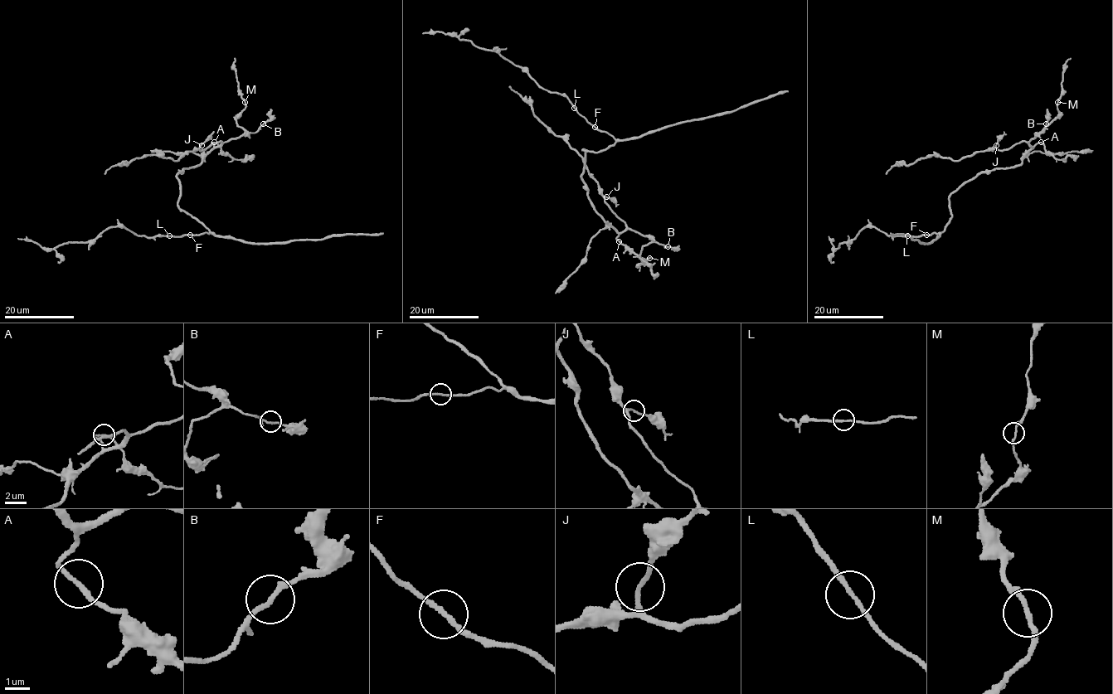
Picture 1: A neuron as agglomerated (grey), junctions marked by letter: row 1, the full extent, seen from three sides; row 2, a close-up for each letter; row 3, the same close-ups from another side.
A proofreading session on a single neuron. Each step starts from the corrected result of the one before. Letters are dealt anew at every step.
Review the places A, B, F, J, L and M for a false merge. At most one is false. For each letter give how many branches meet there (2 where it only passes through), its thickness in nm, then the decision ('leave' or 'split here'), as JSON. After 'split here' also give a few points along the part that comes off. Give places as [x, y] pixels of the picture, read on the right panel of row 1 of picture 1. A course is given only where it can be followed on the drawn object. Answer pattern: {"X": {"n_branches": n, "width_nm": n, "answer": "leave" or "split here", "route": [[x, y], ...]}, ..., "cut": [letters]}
{"A": {"n_branches": 2, "width_nm": 170, "answer": "leave"}, "B": {"n_branches": 2, "width_nm": 180, "answer": "leave"}, "F": {"n_branches": 2, "width_nm": 180, "answer": "leave"}, "J": {"n_branches": 2, "width_nm": 170, "answer": "leave"}, "L": {"n_branches": 2, "width_nm": 180, "answer": "leave"}, "M": {"n_branches": 2, "width_nm": 180, "answer": "leave"}, "cut": []}

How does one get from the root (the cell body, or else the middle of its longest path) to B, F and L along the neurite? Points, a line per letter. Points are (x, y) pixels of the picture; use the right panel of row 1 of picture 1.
B: (957, 188), (981, 172), (1018, 166), (1032, 148), (1028, 142), (1043, 133), (1046, 123)
F: (957, 188), (949, 197), (952, 217), (948, 224), (940, 233), (926, 235)
L: (957, 188), (949, 197), (952, 217), (942, 232), (907, 235)

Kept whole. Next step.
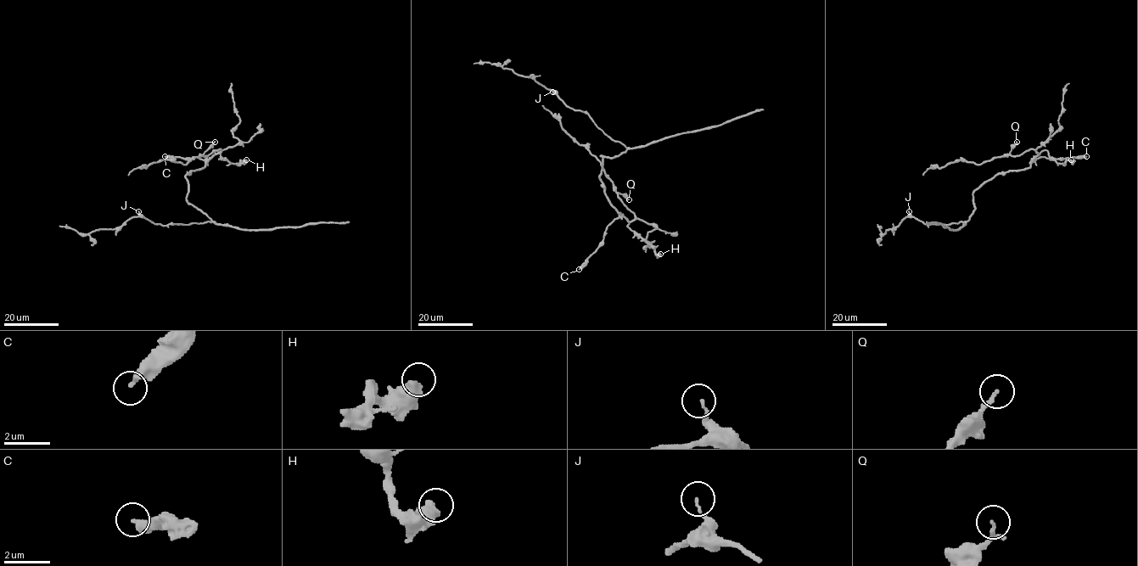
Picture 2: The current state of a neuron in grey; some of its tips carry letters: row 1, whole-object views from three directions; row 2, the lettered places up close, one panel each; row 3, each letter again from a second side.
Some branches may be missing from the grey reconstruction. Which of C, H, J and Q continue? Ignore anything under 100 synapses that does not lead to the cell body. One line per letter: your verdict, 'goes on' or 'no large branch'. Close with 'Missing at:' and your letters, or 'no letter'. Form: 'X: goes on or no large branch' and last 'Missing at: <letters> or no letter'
C: no large branch
H: no large branch
J: no large branch
Q: no large branch
Missing at: no letter

